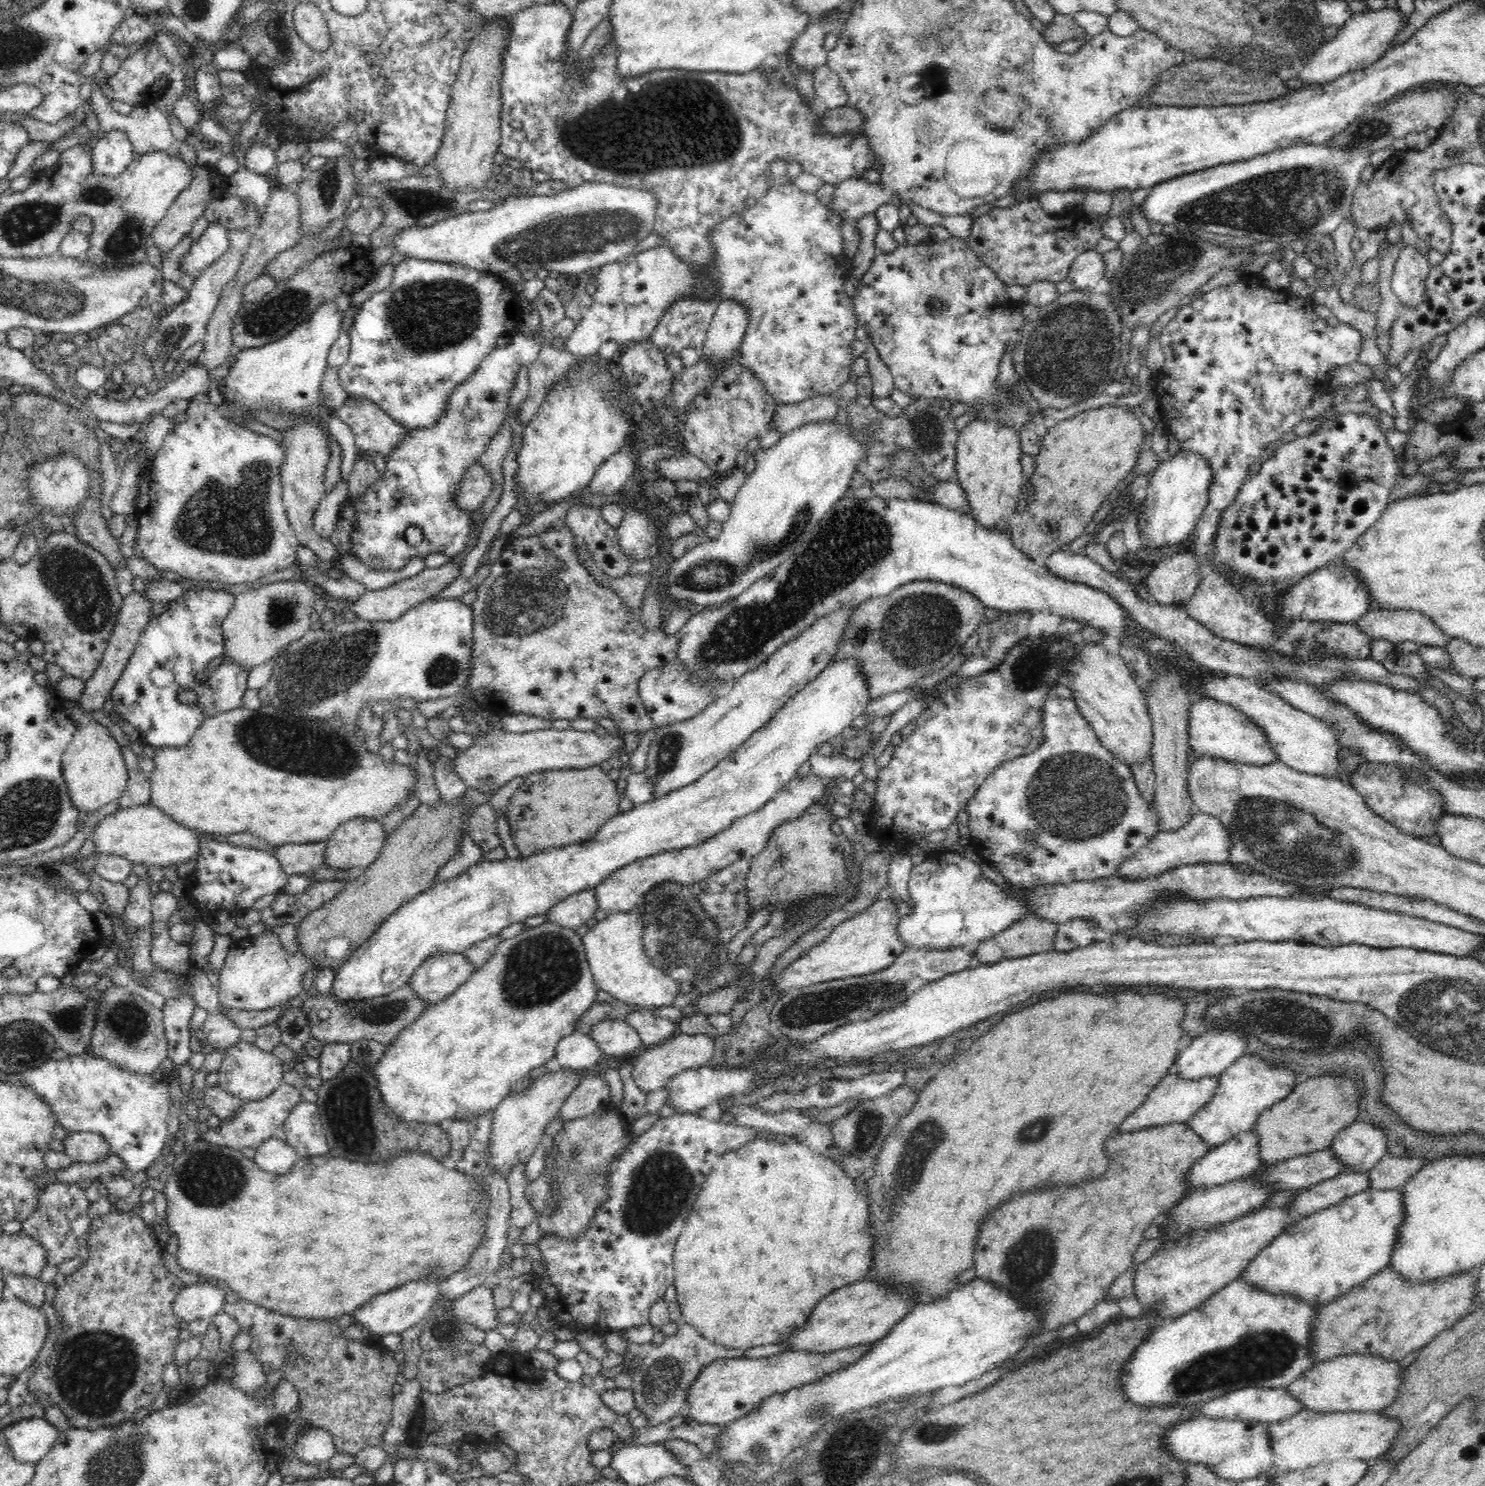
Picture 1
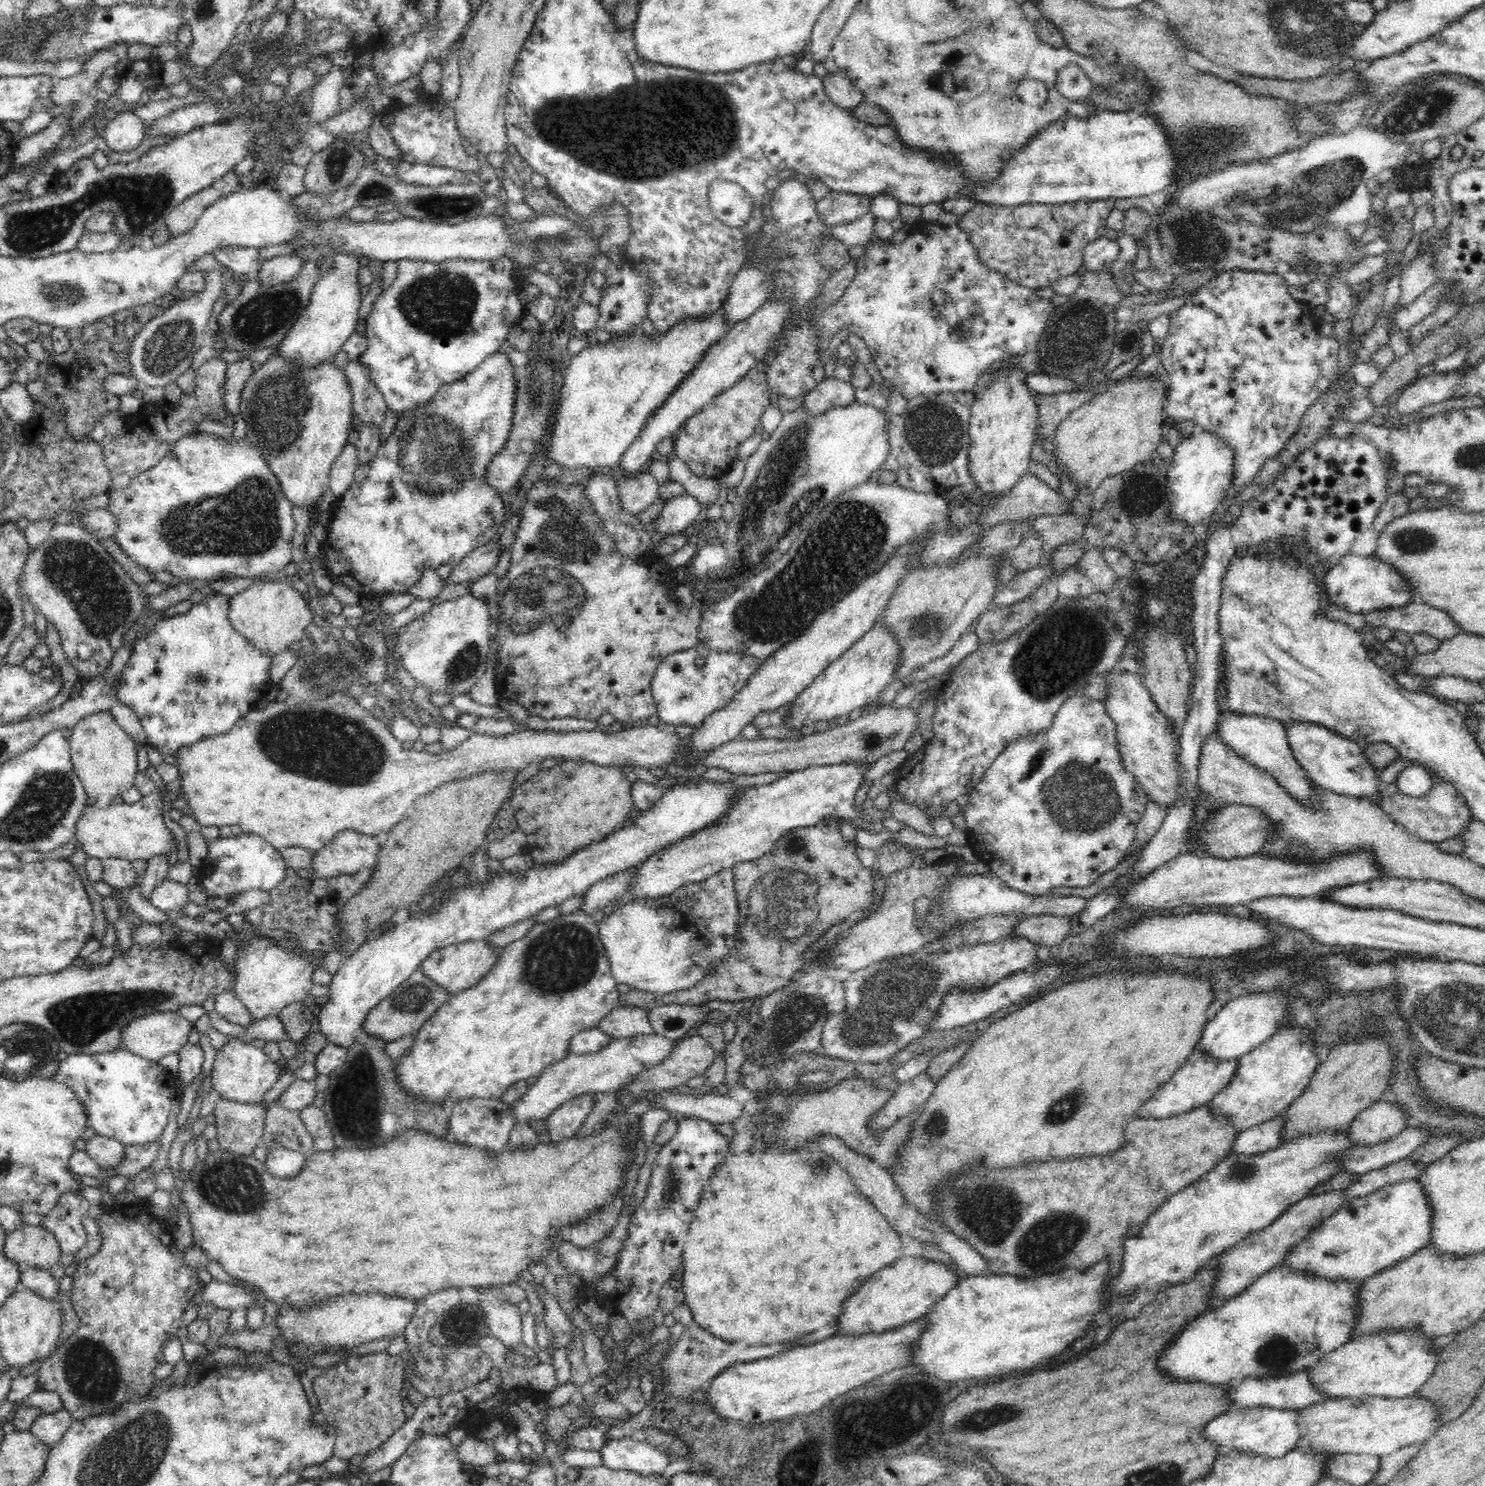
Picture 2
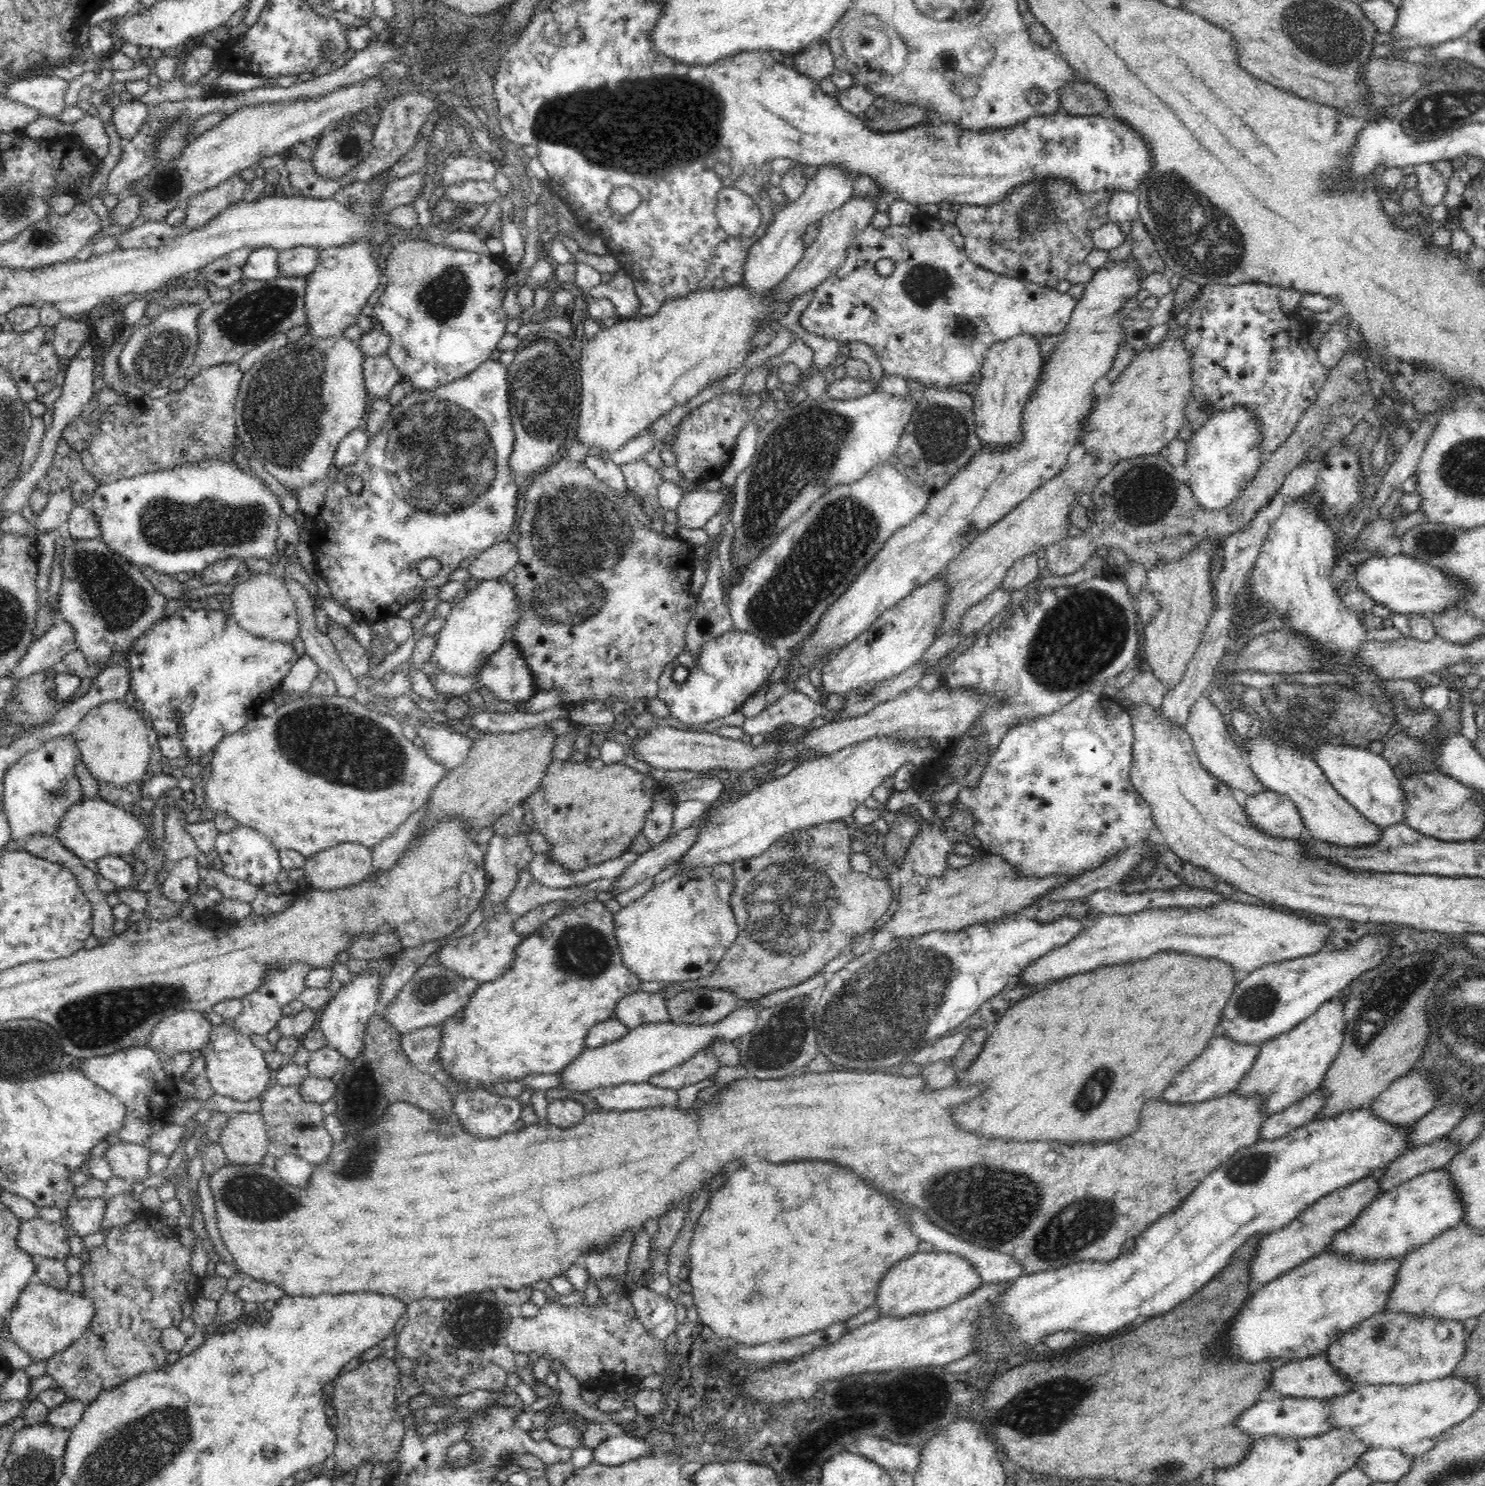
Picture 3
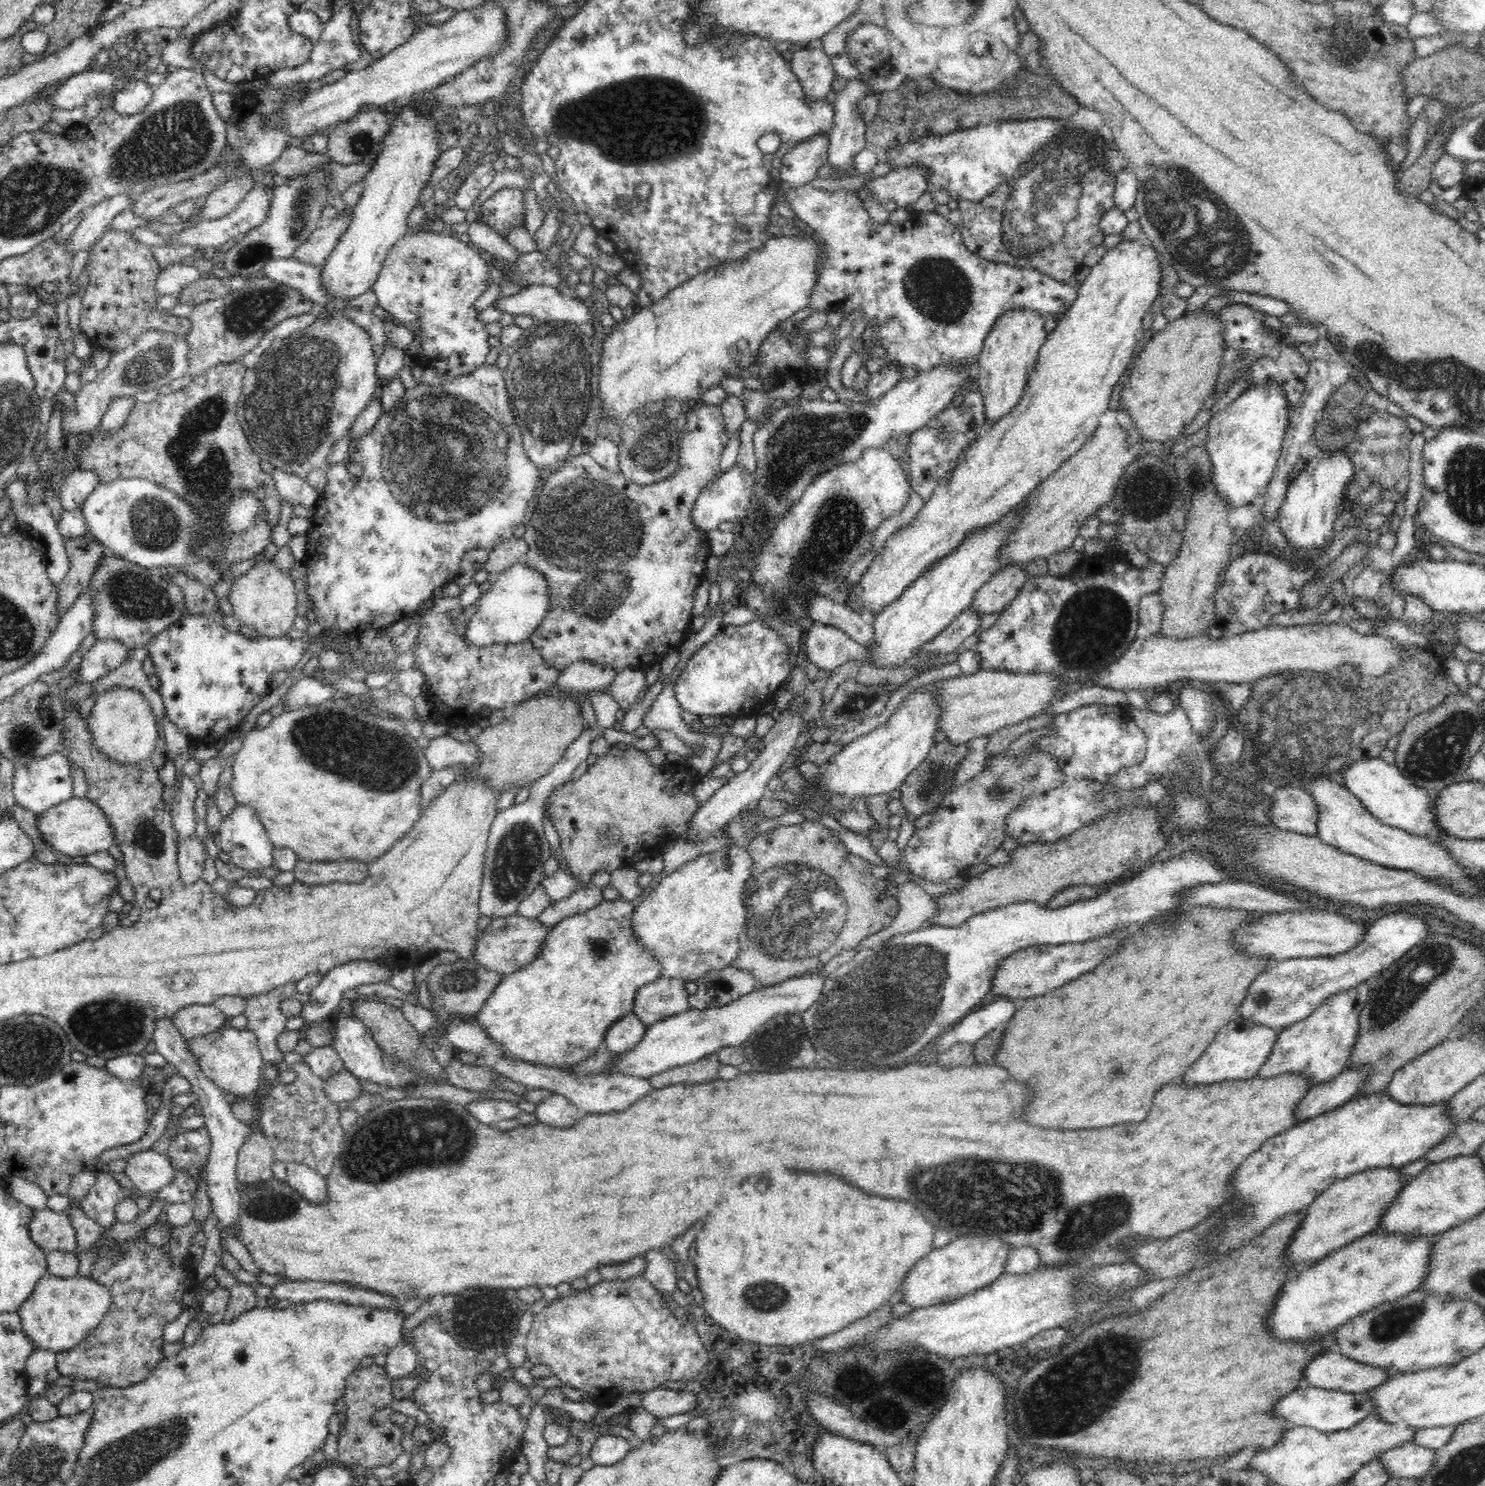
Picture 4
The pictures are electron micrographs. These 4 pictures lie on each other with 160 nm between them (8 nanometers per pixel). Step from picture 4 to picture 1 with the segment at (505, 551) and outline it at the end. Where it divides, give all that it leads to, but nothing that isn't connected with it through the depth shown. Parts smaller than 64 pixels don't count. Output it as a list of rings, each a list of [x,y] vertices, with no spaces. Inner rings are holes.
[[[447,562],[438,568],[424,567],[420,574],[405,578],[400,582],[395,582],[382,590],[368,591],[357,599],[353,599],[348,608],[360,619],[367,621],[391,621],[400,618],[407,610],[414,605],[424,602],[430,597],[435,597],[448,584],[454,582],[459,575],[461,565],[458,563]]]

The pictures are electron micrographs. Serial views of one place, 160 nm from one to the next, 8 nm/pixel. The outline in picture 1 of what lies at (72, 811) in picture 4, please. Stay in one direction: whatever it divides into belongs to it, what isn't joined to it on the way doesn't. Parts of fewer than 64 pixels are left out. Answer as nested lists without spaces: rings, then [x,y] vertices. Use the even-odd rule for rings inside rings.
[[[151,802],[126,809],[118,809],[114,814],[100,821],[93,830],[92,839],[99,854],[118,855],[130,863],[147,867],[169,867],[186,863],[200,854],[202,834],[162,813]]]

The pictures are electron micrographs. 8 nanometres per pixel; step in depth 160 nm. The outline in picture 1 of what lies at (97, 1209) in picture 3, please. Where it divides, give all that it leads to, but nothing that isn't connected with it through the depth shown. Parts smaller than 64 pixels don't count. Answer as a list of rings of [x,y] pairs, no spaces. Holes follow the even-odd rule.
[[[46,1182],[38,1193],[38,1208],[30,1213],[28,1219],[22,1221],[22,1231],[32,1237],[46,1250],[46,1261],[50,1265],[59,1266],[66,1260],[77,1258],[80,1243],[72,1231],[72,1221],[86,1213],[90,1206],[82,1188],[77,1183]]]

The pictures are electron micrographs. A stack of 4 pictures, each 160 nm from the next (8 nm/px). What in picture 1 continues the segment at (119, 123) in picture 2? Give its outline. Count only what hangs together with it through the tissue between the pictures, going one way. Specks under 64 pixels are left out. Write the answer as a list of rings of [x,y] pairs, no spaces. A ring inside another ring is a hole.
[[[108,130],[92,145],[93,173],[116,178],[132,164],[134,156],[128,135],[121,130]]]

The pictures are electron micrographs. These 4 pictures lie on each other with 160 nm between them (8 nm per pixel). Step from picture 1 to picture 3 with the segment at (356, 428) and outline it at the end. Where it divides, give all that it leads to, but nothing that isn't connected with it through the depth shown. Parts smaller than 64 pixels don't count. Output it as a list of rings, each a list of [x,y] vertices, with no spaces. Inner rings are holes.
[[[385,354],[366,357],[363,362],[363,375],[364,383],[366,383],[366,393],[368,393],[370,400],[388,398],[393,387],[402,380],[397,368]]]

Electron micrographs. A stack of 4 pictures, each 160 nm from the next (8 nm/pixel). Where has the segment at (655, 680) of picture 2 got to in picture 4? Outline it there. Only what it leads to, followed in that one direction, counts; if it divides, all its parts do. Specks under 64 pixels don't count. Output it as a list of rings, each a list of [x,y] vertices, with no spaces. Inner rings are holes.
[[[756,619],[742,626],[725,625],[721,631],[697,650],[675,680],[674,694],[681,710],[695,716],[730,716],[740,715],[757,717],[760,709],[774,700],[774,695],[781,688],[794,665],[791,650],[782,642],[775,630],[768,628]]]

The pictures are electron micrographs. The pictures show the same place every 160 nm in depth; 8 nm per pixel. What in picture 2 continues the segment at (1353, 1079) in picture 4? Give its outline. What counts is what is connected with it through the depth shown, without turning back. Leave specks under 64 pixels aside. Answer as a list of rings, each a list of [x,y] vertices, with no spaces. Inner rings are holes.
[[[1284,1113],[1272,1120],[1239,1132],[1231,1144],[1231,1152],[1228,1154],[1254,1156],[1254,1154],[1264,1154],[1264,1152],[1280,1146],[1282,1144],[1281,1130],[1284,1128],[1283,1116]]]

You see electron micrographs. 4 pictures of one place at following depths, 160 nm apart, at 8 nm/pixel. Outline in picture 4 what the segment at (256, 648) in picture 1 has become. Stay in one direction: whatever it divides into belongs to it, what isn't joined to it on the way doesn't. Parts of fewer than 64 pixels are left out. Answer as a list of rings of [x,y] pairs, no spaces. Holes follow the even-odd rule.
[[[272,561],[255,564],[246,574],[236,577],[228,598],[228,602],[233,606],[233,614],[238,616],[246,626],[254,628],[259,637],[287,636],[288,630],[293,627],[297,617],[298,600],[296,599],[294,581]]]

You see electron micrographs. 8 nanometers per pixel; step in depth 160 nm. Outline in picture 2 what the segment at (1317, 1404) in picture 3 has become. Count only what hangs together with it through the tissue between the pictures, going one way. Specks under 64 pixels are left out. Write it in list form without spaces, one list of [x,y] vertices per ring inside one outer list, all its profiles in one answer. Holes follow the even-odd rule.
[[[1232,1408],[1208,1421],[1203,1428],[1203,1437],[1220,1446],[1222,1451],[1235,1450],[1240,1454],[1257,1454],[1268,1458],[1280,1458],[1295,1449],[1300,1438],[1297,1419],[1298,1410],[1278,1410],[1277,1408]]]

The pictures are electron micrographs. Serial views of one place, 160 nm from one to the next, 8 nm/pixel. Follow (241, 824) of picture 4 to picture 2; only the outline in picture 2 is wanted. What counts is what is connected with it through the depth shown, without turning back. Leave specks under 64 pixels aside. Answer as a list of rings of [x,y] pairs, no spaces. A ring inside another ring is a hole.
[[[243,832],[236,838],[220,837],[209,842],[207,848],[198,879],[209,896],[232,900],[246,890],[270,891],[287,879],[286,862],[281,852],[261,836]]]

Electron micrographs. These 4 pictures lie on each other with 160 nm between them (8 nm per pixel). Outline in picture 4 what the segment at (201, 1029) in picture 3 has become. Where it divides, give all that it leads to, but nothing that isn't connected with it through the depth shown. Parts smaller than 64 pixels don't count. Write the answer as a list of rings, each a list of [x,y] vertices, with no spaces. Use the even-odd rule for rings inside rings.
[[[193,1004],[182,1008],[171,1018],[175,1028],[187,1041],[216,1032],[229,1019],[213,1004]]]

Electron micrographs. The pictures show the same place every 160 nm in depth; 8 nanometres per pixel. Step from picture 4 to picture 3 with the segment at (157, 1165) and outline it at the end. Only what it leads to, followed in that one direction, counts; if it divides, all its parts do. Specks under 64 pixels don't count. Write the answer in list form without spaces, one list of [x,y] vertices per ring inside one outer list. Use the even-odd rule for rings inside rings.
[[[147,1140],[140,1144],[121,1141],[110,1145],[105,1159],[113,1170],[113,1174],[130,1182],[143,1182],[148,1174],[148,1160],[151,1152],[147,1148]]]

